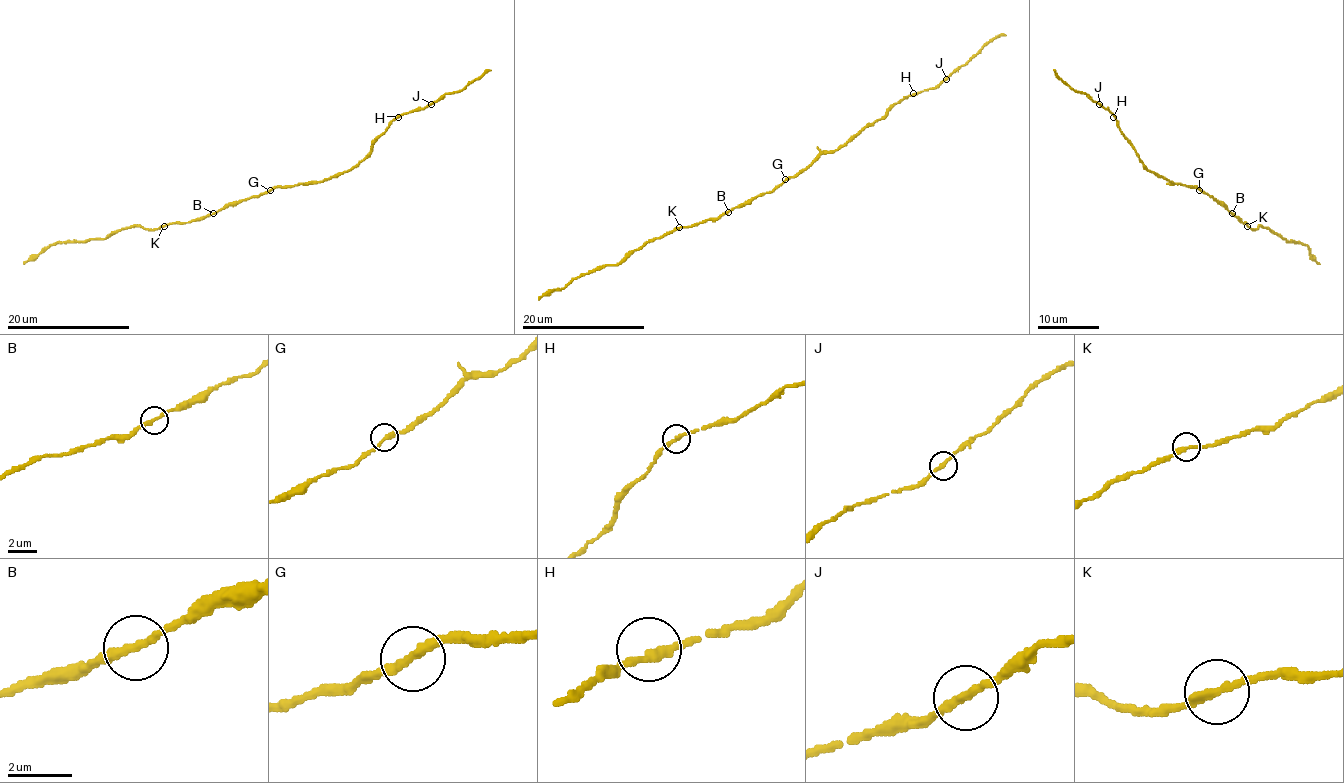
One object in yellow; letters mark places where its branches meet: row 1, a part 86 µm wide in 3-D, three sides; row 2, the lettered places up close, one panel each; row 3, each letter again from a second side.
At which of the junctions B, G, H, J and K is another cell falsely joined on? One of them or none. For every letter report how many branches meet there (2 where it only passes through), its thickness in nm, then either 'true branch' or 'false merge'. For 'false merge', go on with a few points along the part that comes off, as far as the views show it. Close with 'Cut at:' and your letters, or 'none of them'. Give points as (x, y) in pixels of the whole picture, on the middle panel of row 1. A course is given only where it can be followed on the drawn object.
B: 2 branches meet; 300 nm thick; true branch
G: 2 branches meet; 280 nm thick; true branch
H: 2 branches meet; 280 nm thick; true branch
J: 2 branches meet; 280 nm thick; true branch
K: 2 branches meet; 280 nm thick; true branch
Cut at: none of them

